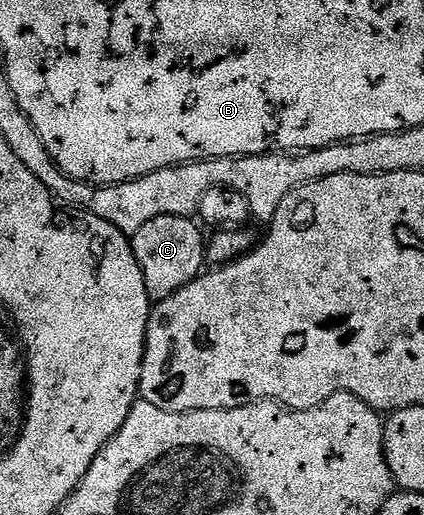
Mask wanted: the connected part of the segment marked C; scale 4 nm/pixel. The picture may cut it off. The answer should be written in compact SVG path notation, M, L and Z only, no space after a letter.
M155 216L155 220L147 220L147 224L139 228L139 232L132 234L135 260L139 260L139 268L143 268L143 284L147 284L150 303L167 300L172 294L179 292L179 288L200 278L206 269L207 238L206 235L201 235L200 228L193 221L192 217Z

